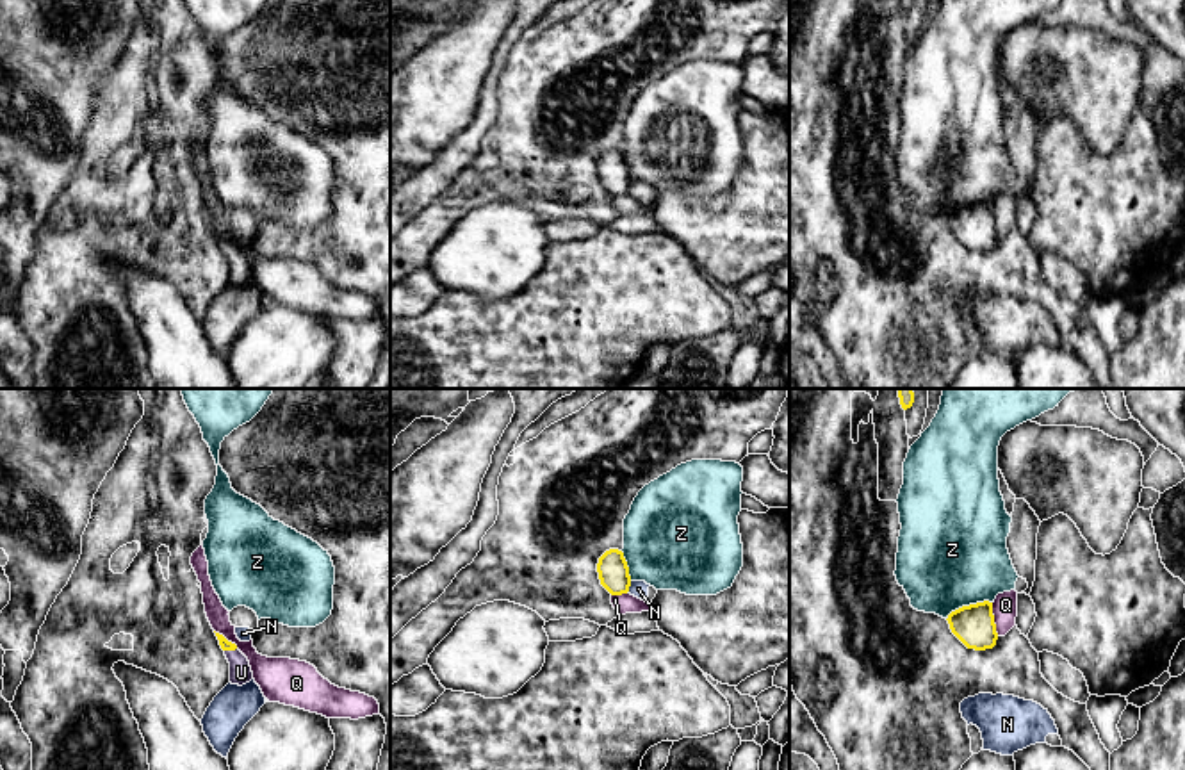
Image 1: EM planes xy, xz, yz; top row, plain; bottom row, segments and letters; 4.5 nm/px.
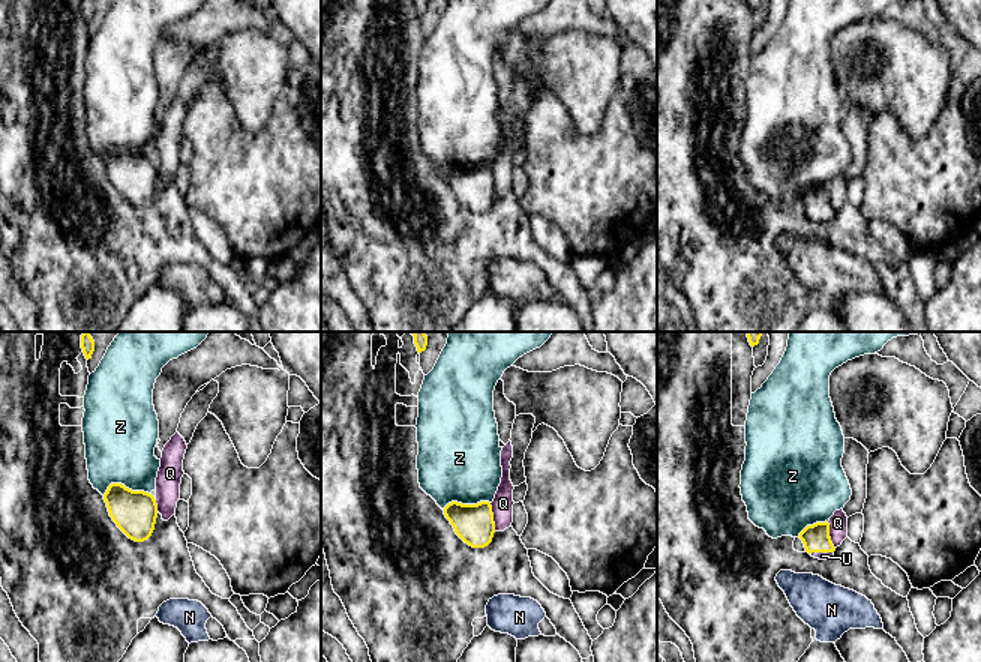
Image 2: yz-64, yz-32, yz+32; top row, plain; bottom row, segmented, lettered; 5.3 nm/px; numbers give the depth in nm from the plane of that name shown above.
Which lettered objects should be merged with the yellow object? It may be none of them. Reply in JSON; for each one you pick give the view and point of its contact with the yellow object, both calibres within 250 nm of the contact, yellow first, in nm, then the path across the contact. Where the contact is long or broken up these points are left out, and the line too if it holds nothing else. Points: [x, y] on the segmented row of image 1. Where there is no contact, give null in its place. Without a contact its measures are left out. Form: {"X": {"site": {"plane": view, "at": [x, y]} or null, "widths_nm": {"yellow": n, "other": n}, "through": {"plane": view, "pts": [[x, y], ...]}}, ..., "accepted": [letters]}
{"U": {"site": {"plane": "xy", "at": [230, 649]}, "widths_nm": {"yellow": 50, "other": 100}}, "accepted": ["U"]}

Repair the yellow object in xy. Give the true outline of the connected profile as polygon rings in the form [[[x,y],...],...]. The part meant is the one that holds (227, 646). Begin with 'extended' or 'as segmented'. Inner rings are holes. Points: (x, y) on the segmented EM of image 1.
extended; [[[216,633],[221,649],[230,663],[230,683],[232,684],[246,684],[253,679],[253,672],[248,658],[237,649],[235,643],[228,642],[223,635]]]

